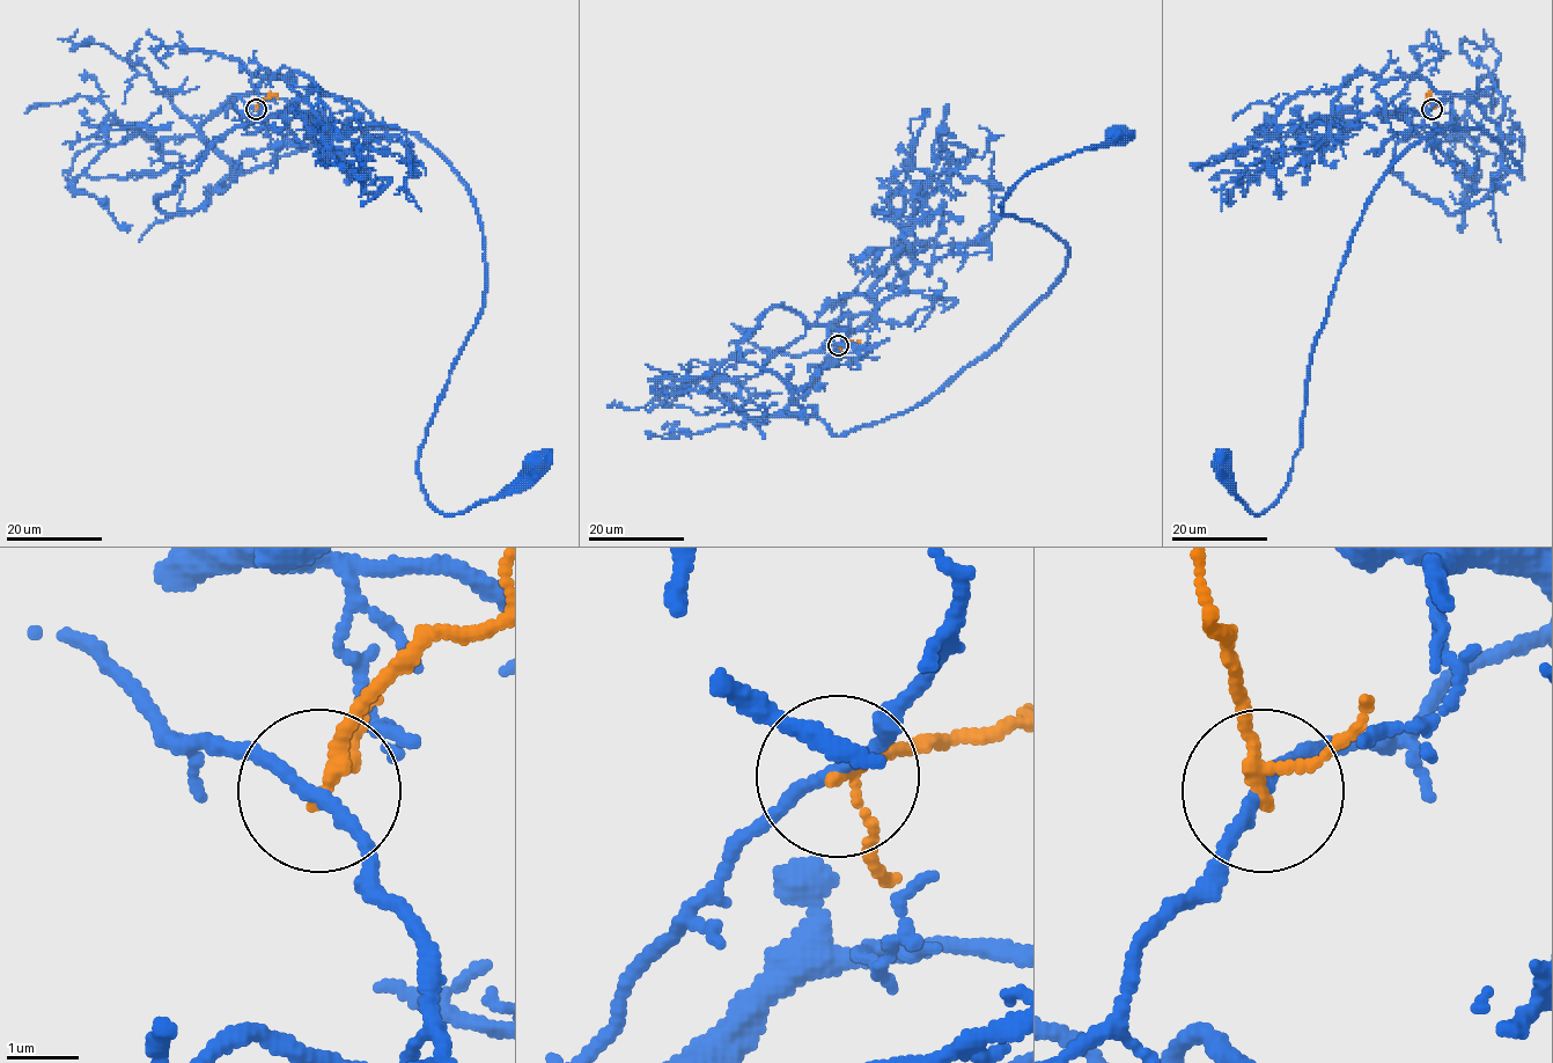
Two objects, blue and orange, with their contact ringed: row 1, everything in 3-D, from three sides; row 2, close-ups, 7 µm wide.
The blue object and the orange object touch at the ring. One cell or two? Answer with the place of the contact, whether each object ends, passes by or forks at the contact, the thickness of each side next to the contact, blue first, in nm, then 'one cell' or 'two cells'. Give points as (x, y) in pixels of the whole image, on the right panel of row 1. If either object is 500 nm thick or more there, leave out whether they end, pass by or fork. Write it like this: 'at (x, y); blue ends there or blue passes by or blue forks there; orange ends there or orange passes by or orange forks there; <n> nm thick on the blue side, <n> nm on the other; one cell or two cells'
at (1432, 109); blue passes by; orange passes by; 160 nm thick on the blue side, 160 nm on the other; two cells

